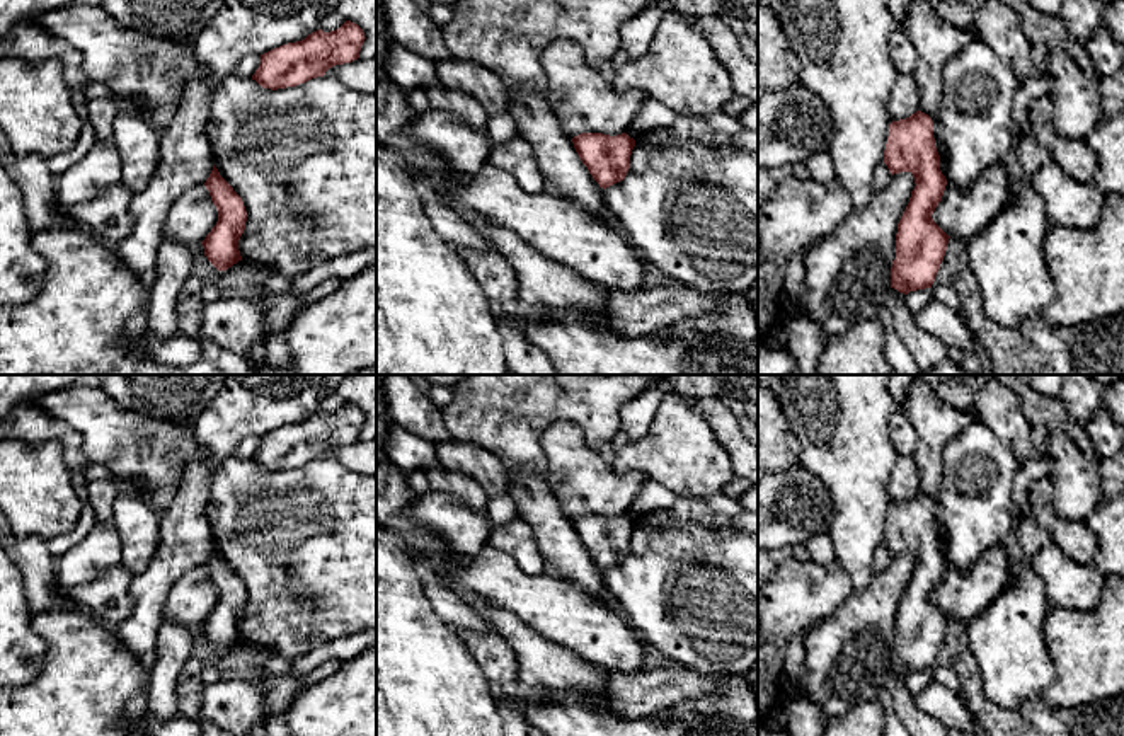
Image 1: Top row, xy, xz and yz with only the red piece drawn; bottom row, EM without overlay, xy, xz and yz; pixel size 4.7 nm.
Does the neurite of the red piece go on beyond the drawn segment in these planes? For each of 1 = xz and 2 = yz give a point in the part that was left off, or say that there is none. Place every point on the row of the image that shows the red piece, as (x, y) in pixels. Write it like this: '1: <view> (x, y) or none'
1: none
2: none

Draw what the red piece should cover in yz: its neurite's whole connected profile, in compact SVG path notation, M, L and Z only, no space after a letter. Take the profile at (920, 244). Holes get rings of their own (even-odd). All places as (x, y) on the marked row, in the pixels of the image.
M916 111L889 124L884 164L892 175L911 172L916 184L897 223L896 259L891 267L891 288L908 295L932 288L950 239L932 218L947 179L940 170L928 114Z

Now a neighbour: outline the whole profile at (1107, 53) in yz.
M1105 27L1085 44L1098 78L1115 75L1124 65L1124 44Z

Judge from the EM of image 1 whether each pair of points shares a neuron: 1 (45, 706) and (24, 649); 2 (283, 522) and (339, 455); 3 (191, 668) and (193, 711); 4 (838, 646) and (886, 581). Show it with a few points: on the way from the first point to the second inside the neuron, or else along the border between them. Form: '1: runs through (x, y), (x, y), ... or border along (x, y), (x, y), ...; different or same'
1: border along (43, 638), (45, 661), (41, 670), (17, 687); different
2: border along (324, 457), (334, 459), (358, 472); different
3: runs through (193, 678), (193, 701); same
4: runs through (854, 631), (883, 597); same

